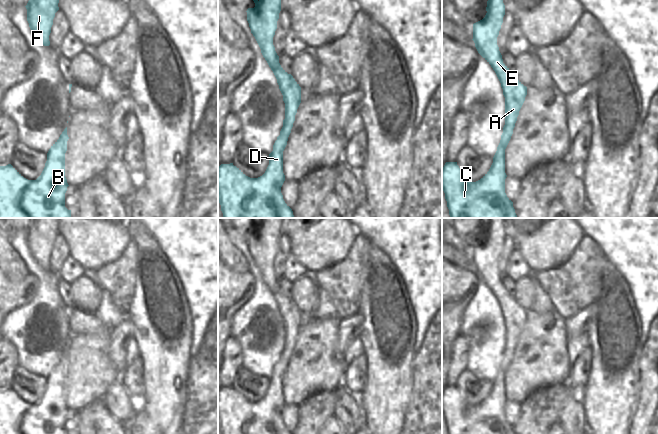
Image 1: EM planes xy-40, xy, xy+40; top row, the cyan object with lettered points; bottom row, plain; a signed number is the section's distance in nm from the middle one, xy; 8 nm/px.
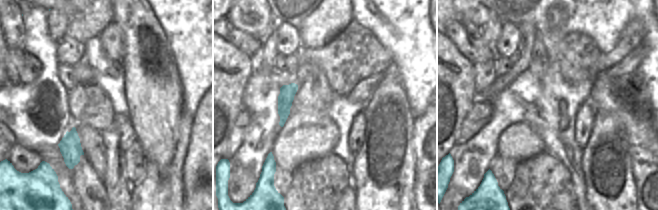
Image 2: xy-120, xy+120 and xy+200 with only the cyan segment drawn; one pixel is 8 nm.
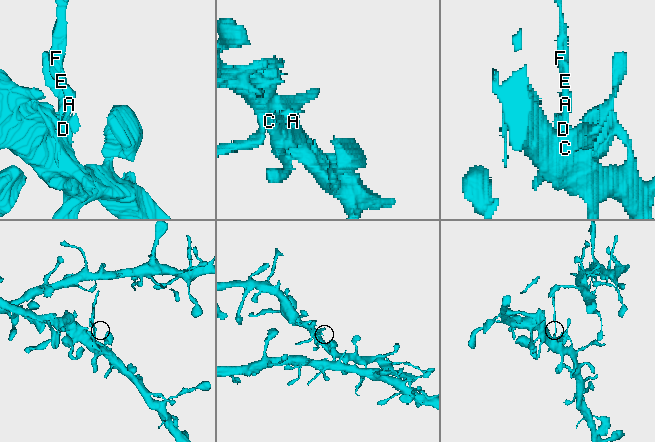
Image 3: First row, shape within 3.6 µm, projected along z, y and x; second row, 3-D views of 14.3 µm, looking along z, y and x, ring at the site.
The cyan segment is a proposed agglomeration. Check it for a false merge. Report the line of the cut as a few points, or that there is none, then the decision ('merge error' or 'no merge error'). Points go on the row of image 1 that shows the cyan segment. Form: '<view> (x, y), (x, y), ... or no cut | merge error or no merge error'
xy (287, 133), (280, 134), (277, 139) | merge error

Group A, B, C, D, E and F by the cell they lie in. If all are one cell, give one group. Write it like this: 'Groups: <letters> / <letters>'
Groups: A E F / B C D.

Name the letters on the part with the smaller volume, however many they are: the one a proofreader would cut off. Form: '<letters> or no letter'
A, E, F

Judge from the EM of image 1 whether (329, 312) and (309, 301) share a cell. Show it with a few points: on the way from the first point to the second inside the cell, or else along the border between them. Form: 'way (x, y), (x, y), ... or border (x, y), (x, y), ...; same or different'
border (319, 288), (319, 302), (312, 313); different

